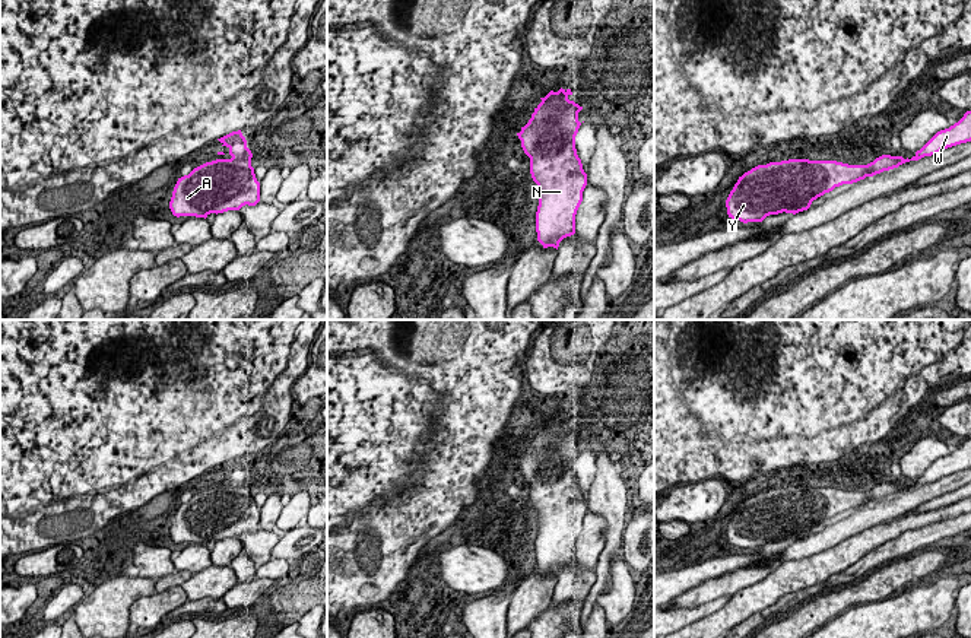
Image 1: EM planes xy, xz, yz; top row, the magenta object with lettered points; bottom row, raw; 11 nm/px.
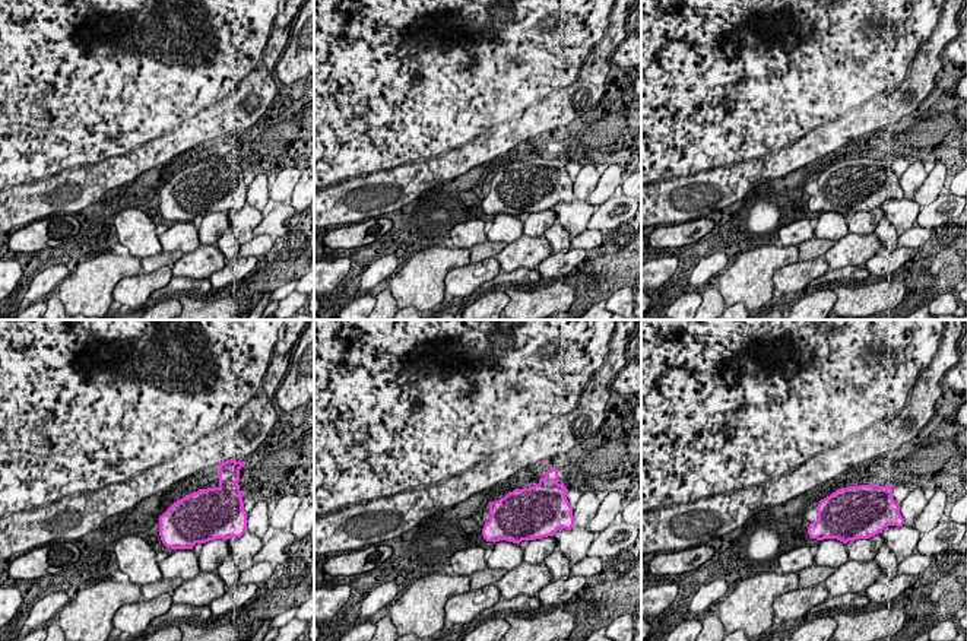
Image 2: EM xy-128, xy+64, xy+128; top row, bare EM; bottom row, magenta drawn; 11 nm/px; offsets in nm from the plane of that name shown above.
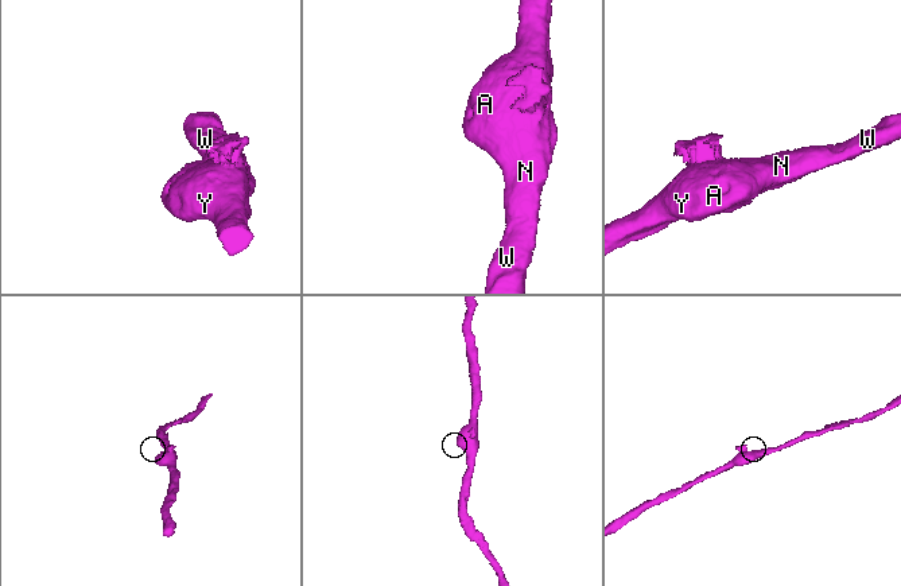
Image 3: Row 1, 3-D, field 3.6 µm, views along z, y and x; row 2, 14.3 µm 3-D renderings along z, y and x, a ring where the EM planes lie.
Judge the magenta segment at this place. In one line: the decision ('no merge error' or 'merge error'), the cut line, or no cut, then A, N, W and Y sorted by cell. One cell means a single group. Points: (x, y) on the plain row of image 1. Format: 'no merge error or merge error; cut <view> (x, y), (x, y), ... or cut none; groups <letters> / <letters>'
no merge error; cut none; groups A N W Y

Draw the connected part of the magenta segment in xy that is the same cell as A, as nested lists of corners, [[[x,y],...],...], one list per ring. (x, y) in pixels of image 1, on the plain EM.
[[[241,457],[232,458],[218,466],[229,476],[231,486],[216,486],[194,495],[188,502],[178,505],[169,536],[174,543],[207,545],[210,540],[239,537],[242,533],[256,533],[260,529],[260,510],[251,493],[253,480],[247,474],[247,467]]]

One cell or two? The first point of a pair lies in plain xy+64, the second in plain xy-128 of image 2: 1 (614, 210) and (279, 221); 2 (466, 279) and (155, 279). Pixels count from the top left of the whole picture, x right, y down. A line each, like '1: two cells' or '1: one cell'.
1: one cell
2: one cell

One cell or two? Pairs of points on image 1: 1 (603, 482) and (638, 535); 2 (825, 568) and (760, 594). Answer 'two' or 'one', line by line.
1: two
2: one

